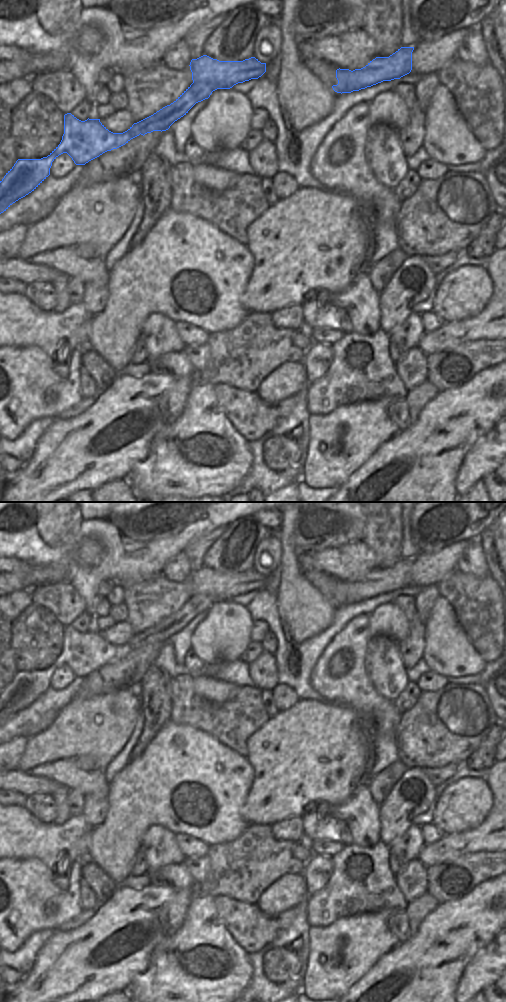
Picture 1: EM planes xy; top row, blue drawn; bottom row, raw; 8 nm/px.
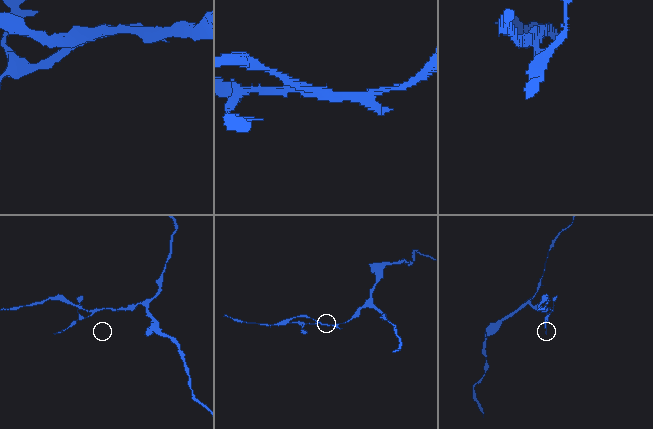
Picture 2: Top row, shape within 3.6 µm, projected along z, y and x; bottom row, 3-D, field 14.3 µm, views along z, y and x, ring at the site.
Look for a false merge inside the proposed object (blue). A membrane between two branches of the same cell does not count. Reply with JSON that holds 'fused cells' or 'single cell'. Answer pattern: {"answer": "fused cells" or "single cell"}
{"answer": "fused cells"}

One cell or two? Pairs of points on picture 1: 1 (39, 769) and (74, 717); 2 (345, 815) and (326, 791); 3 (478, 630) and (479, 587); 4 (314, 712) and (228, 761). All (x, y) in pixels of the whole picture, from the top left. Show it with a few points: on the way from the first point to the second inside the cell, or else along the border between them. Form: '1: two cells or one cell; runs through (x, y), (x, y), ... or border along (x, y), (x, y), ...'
1: one cell; runs through (59, 761), (77, 761), (79, 759), (80, 737)
2: two cells; border along (355, 790), (338, 804), (321, 801), (313, 810)
3: one cell; runs through (479, 619), (479, 598)
4: two cells; border along (245, 757), (253, 768), (254, 779)

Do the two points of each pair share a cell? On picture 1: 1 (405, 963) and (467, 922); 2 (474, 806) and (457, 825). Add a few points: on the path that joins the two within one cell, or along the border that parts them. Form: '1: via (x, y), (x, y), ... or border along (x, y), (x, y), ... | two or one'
1: via (420, 955), (452, 927) | one
2: via (469, 811), (460, 820) | one

